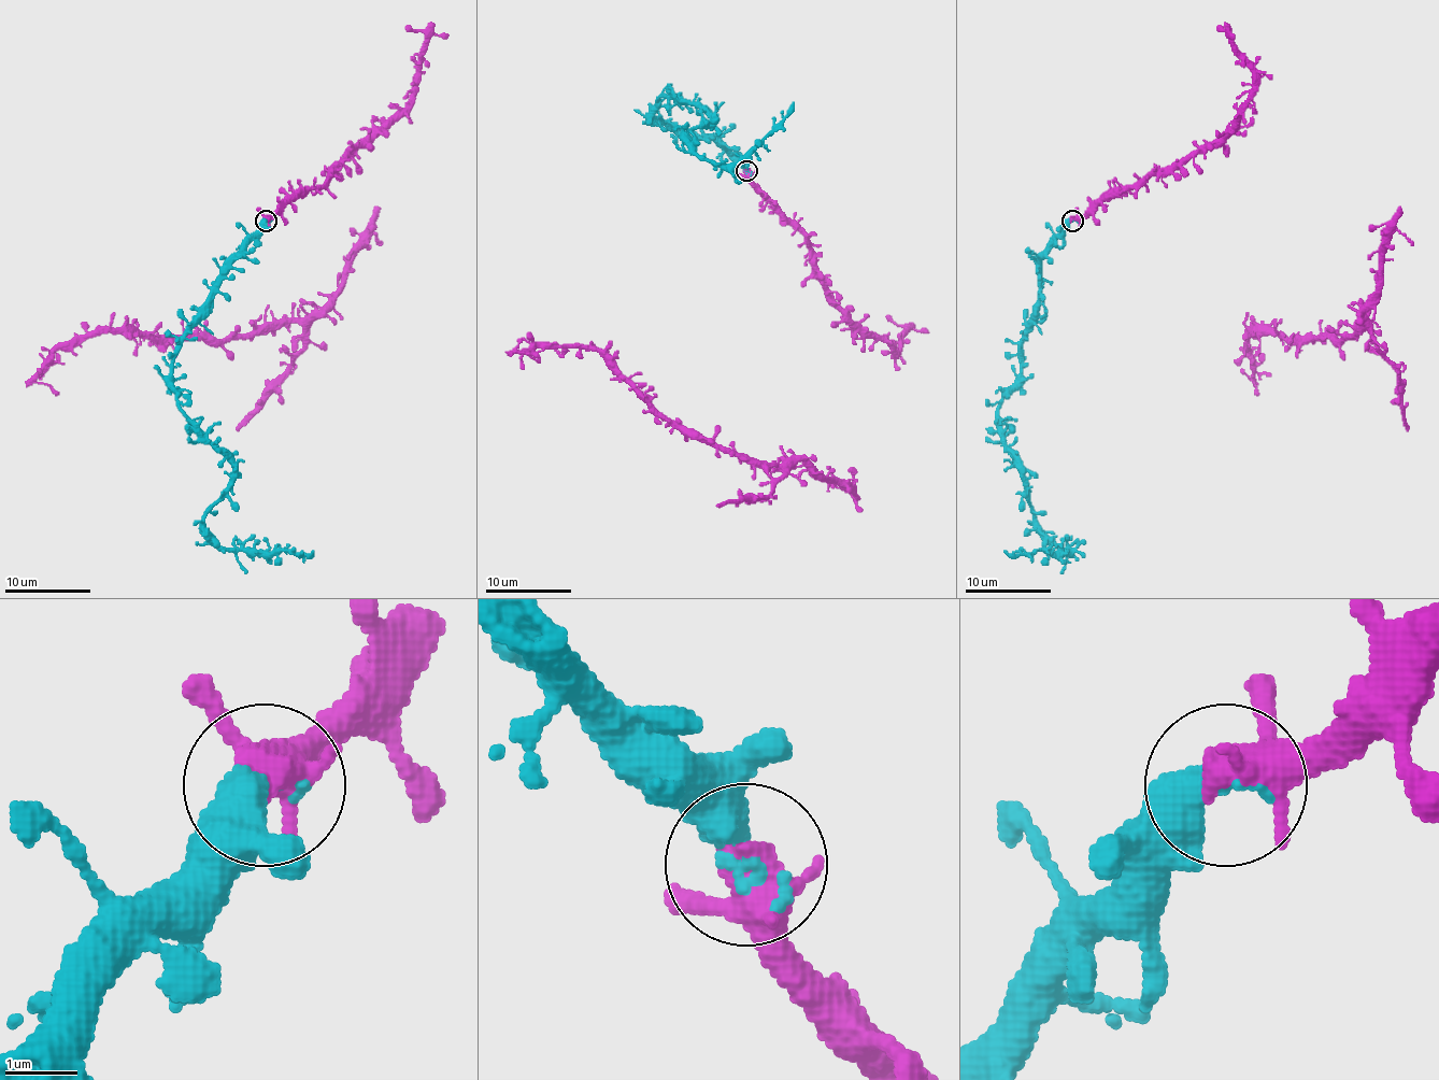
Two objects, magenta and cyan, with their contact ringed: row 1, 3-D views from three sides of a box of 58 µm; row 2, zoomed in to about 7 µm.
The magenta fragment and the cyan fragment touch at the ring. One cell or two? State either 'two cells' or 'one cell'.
one cell

